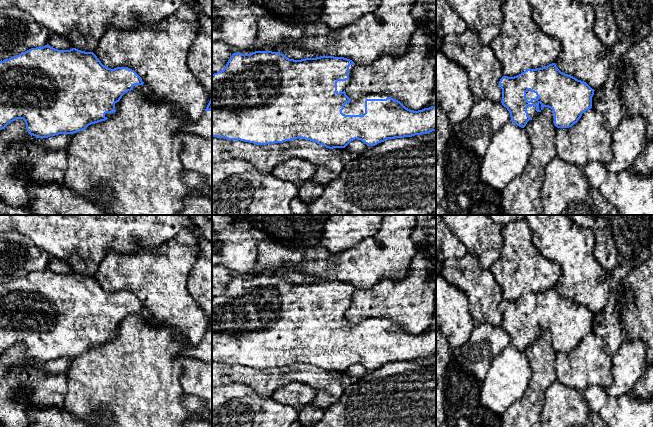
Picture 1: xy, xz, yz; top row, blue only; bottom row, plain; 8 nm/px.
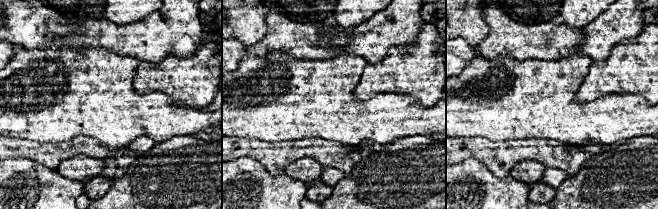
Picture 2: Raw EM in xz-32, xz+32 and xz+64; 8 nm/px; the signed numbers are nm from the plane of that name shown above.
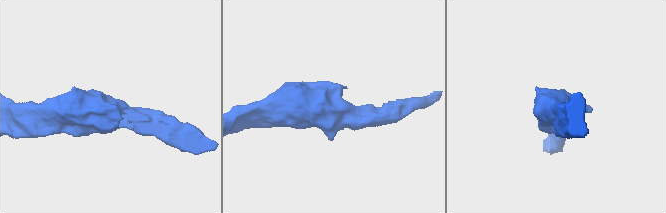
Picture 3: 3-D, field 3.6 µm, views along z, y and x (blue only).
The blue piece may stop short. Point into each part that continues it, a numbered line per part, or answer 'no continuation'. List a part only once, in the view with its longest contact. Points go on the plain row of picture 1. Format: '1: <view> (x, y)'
1: xz (357, 331)

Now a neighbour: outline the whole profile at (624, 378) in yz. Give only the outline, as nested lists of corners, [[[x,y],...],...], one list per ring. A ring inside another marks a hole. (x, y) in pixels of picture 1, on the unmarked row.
[[[624,338],[619,351],[613,356],[613,382],[605,389],[610,398],[615,398],[628,393],[636,382],[647,370],[646,362],[646,344],[641,340],[629,340]]]

